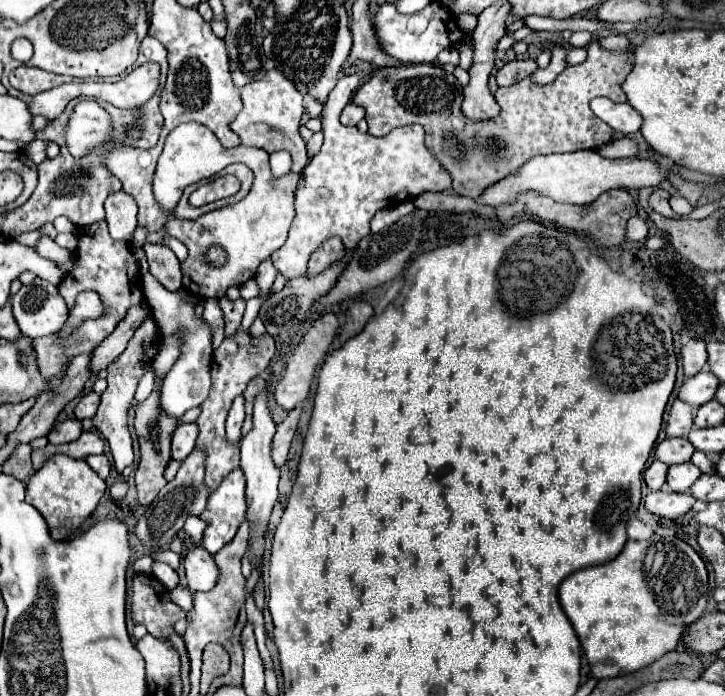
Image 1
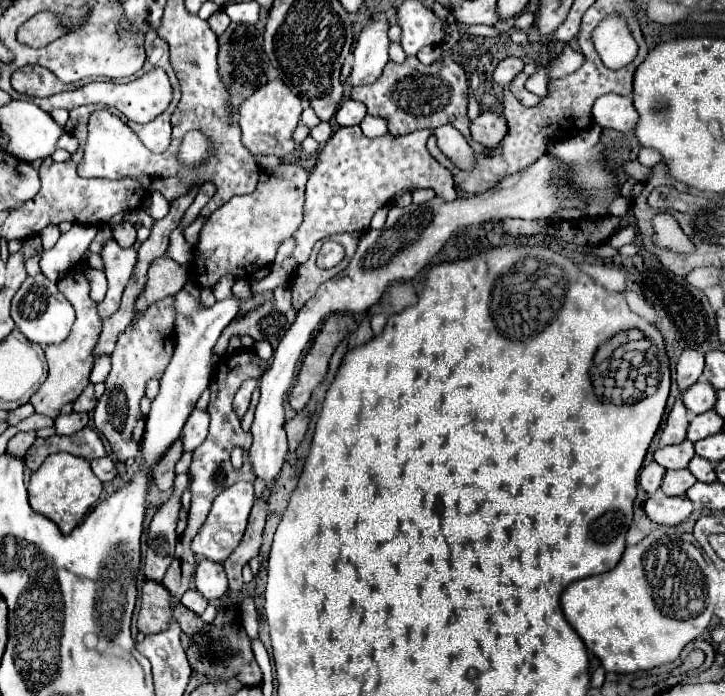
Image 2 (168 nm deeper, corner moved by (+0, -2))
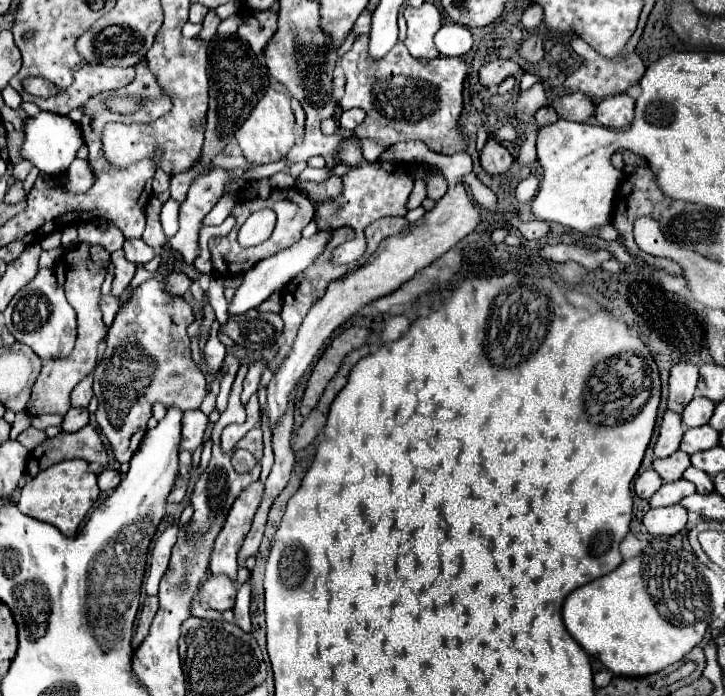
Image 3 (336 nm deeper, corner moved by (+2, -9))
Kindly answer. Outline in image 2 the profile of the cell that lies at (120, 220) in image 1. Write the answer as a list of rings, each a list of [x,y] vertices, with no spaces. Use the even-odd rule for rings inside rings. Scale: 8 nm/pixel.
[[[121,223],[113,227],[113,239],[121,245],[121,247],[133,247],[135,239],[137,239],[137,231],[131,223]]]

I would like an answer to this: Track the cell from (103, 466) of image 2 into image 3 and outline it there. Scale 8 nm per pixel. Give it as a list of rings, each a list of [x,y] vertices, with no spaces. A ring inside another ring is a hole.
[[[105,468],[103,472],[99,472],[97,474],[97,484],[99,484],[99,488],[101,490],[113,490],[113,488],[117,488],[119,486],[119,482],[121,482],[121,474],[117,472],[117,470],[111,470],[111,468]]]

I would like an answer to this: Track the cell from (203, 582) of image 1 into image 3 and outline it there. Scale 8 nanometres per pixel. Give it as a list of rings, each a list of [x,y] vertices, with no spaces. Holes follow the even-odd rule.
[[[223,574],[209,576],[205,580],[205,584],[199,588],[199,598],[205,604],[209,604],[209,608],[219,610],[219,612],[233,608],[235,594],[237,594],[237,590],[235,590],[233,582]]]

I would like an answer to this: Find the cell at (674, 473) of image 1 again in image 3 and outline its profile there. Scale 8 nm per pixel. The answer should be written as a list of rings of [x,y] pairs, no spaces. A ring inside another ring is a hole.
[[[679,478],[675,482],[665,482],[655,496],[649,500],[651,508],[661,508],[661,506],[671,506],[671,504],[679,504],[681,498],[695,494],[695,486],[691,482],[687,482],[685,478]]]

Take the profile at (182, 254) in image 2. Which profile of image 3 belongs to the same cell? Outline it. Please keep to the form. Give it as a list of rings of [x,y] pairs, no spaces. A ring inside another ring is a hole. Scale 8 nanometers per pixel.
[[[167,200],[161,208],[161,224],[163,224],[163,232],[167,238],[173,238],[177,232],[177,212],[179,212],[179,204],[175,204],[175,200]]]

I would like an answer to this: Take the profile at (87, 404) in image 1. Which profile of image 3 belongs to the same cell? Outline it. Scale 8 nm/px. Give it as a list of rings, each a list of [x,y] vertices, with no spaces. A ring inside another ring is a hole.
[[[83,378],[83,382],[79,382],[79,386],[75,386],[75,390],[71,392],[71,406],[73,408],[87,408],[89,400],[93,398],[93,378]]]

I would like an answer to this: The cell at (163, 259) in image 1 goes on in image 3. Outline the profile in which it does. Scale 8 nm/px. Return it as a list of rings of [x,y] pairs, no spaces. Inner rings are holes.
[[[175,270],[169,272],[161,282],[163,282],[163,290],[167,290],[173,296],[183,296],[191,286],[191,280],[183,272],[175,272]]]

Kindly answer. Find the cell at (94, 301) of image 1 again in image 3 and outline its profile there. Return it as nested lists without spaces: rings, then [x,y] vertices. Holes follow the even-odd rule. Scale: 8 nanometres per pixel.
[[[77,244],[75,248],[69,248],[61,260],[57,262],[55,274],[59,280],[59,286],[65,290],[67,302],[73,306],[77,312],[77,342],[75,348],[69,356],[65,358],[55,358],[47,360],[43,364],[43,370],[35,382],[35,390],[31,394],[31,402],[27,406],[27,412],[31,416],[41,416],[41,414],[59,414],[65,416],[67,410],[71,408],[69,404],[69,394],[71,390],[89,374],[93,374],[97,366],[97,344],[105,336],[105,324],[101,318],[99,310],[99,294],[101,294],[101,284],[107,272],[109,264],[109,254],[101,246],[91,246],[91,244]]]

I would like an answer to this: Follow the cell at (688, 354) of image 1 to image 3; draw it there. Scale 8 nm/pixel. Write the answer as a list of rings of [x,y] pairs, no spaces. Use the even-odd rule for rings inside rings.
[[[679,362],[671,368],[669,376],[669,410],[681,412],[695,396],[699,368],[691,362]]]

